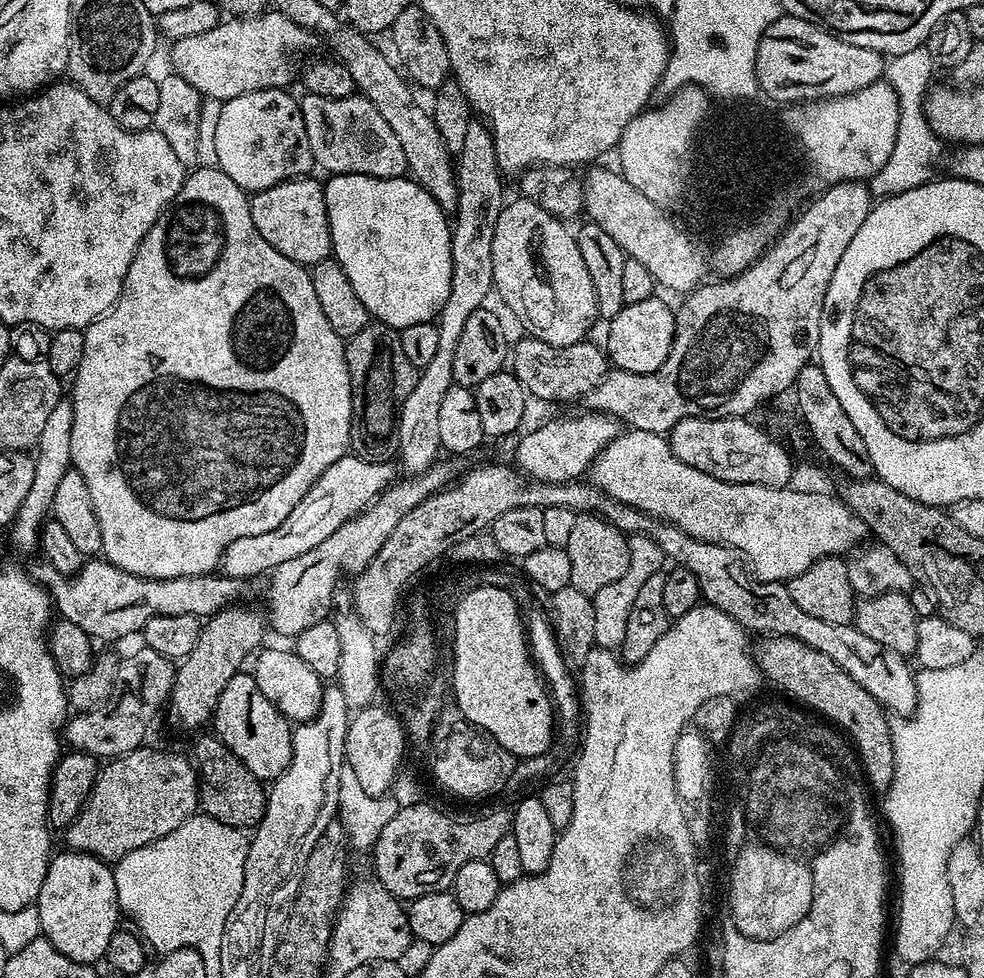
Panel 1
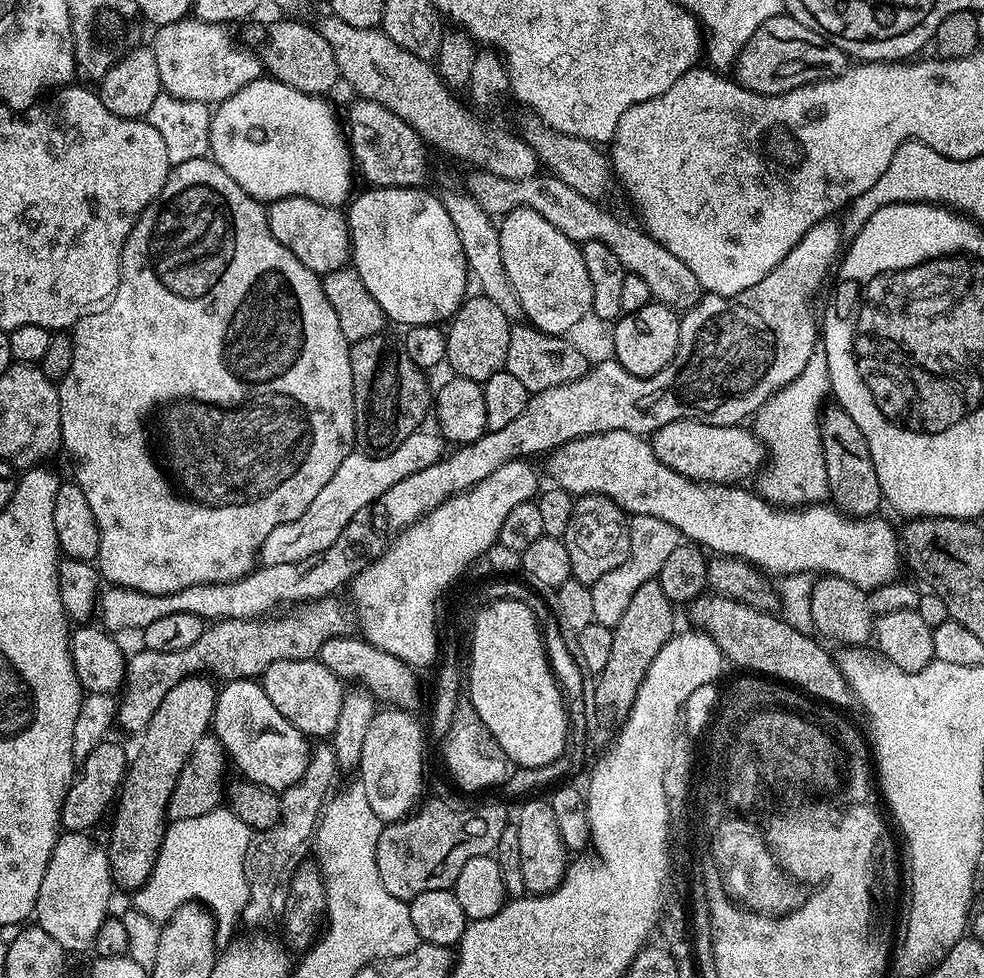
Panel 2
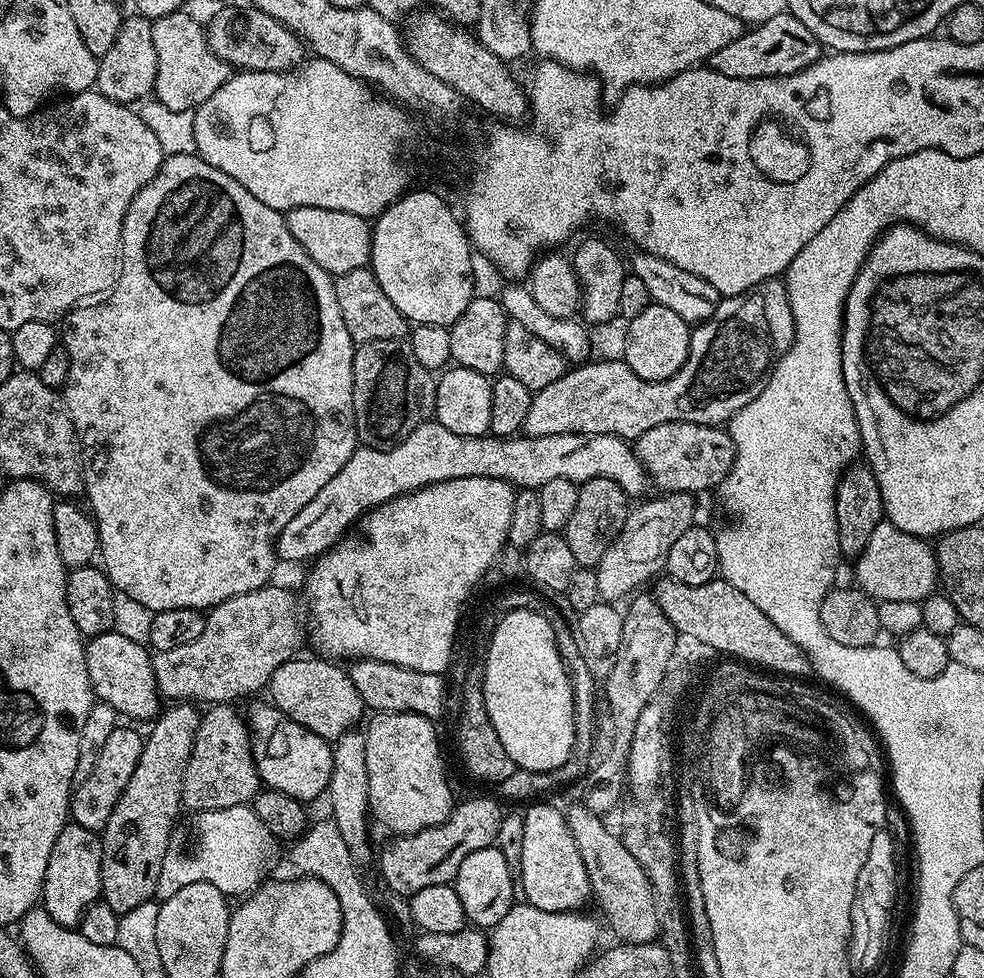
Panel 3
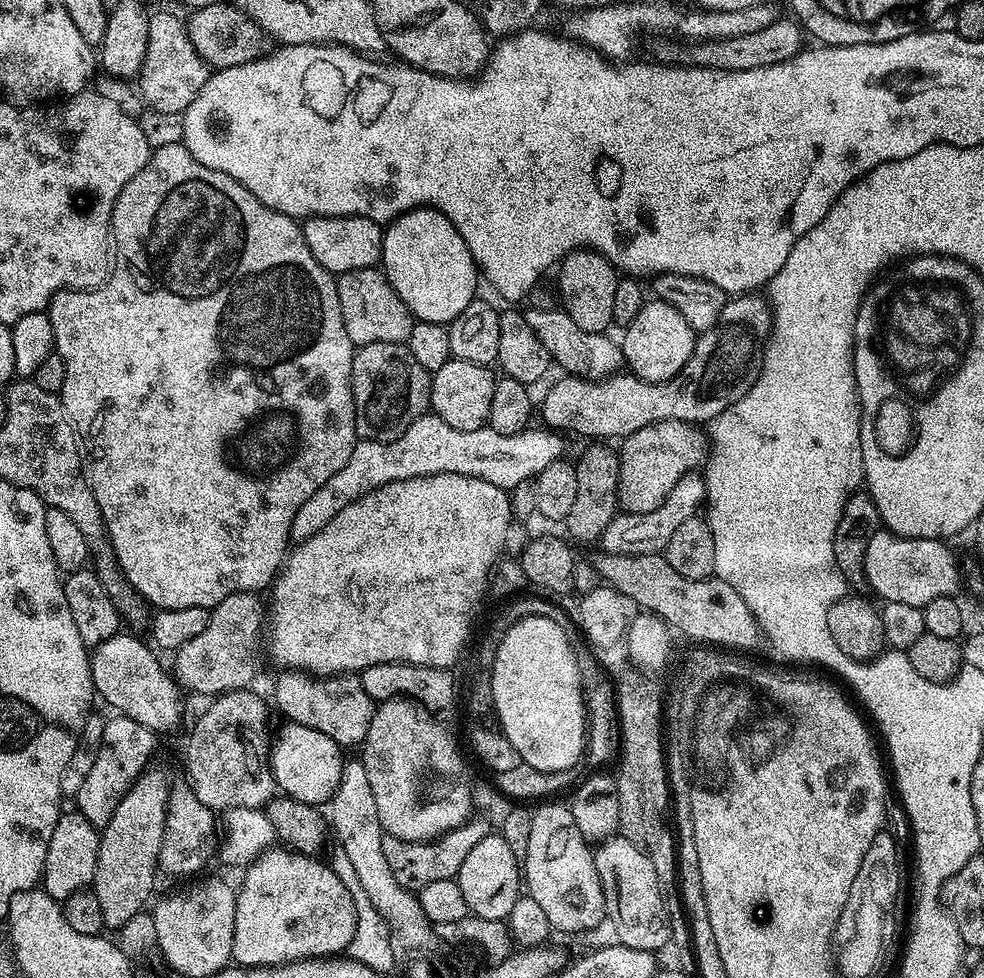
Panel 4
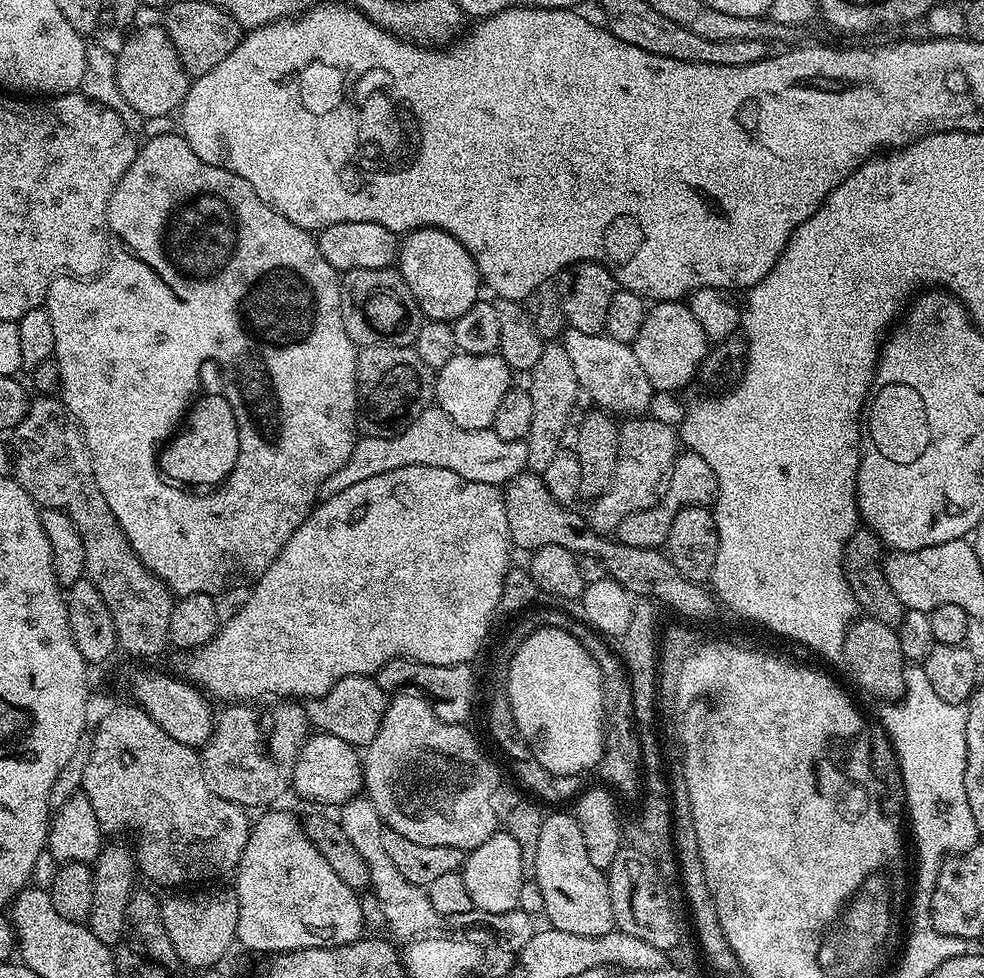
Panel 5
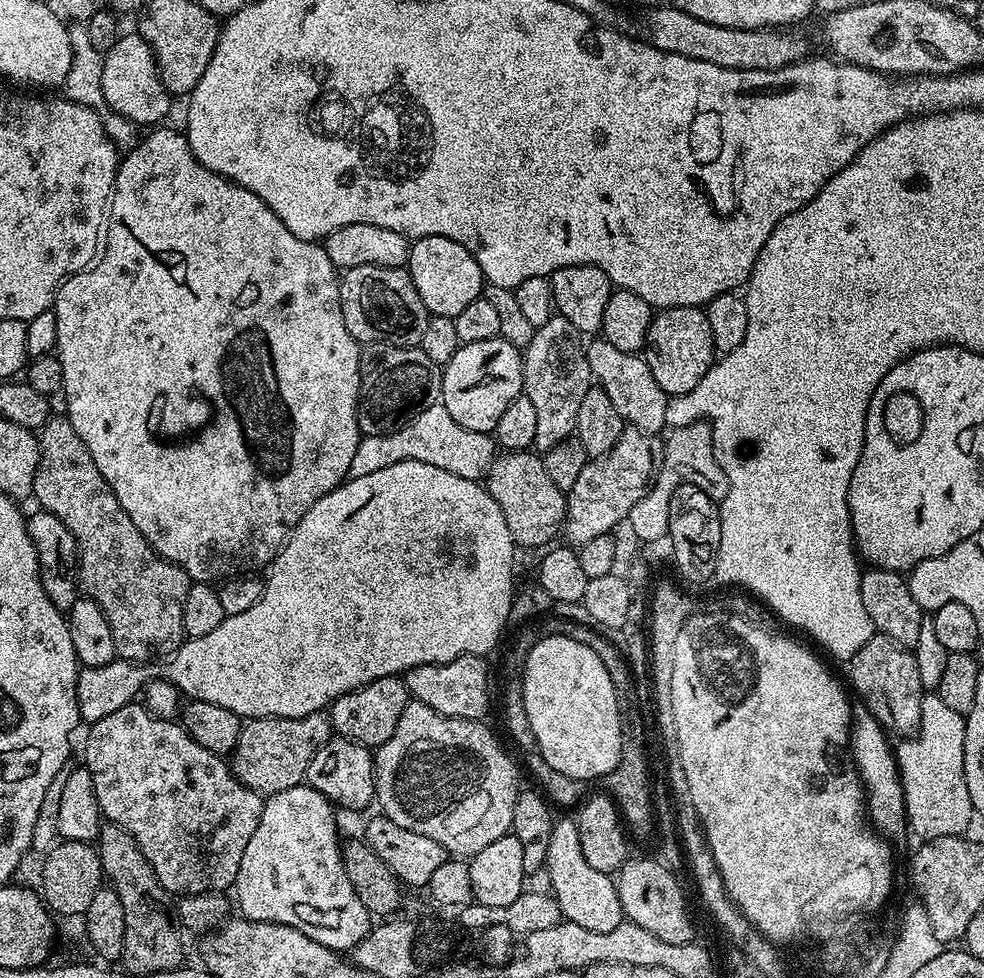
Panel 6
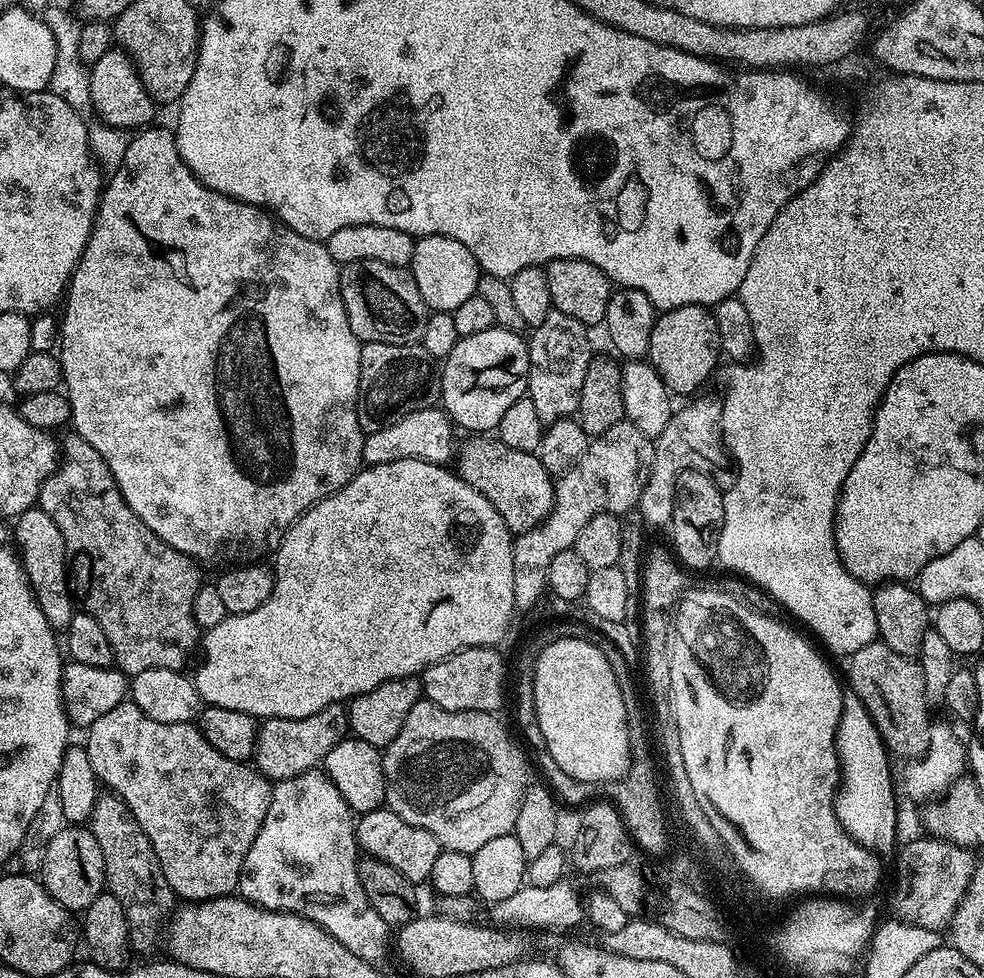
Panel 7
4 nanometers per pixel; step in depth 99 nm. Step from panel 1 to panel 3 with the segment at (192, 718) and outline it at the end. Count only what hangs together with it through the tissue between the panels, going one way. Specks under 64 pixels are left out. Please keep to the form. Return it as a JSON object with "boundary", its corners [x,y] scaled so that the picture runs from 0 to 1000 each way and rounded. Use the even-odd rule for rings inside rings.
{"boundary":[[[175,718],[164,727],[145,754],[144,771],[128,808],[120,816],[104,852],[105,923],[120,935],[135,930],[159,916],[165,881],[176,862],[175,846],[185,831],[185,800],[205,728],[195,718]]]}

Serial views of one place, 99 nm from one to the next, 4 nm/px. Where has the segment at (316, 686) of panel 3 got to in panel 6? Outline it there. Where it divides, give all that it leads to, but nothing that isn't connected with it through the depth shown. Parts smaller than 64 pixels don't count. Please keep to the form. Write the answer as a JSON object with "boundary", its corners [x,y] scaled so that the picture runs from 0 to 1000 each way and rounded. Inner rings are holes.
{"boundary":[[[407,691],[384,693],[372,701],[348,710],[335,721],[337,747],[342,754],[359,757],[375,767],[381,767],[390,762],[396,751],[400,751],[400,745],[404,743],[404,734],[409,734],[409,726],[413,726],[415,719],[415,702]]]}

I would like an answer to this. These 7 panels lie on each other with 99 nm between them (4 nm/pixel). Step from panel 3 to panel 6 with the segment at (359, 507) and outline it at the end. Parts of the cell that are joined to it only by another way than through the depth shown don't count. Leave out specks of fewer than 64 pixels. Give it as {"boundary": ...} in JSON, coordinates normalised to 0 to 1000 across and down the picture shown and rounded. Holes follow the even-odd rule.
{"boundary":[[[444,411],[396,444],[367,445],[354,486],[359,488],[380,485],[380,481],[400,476],[400,472],[424,470],[437,472],[437,476],[445,476],[448,481],[457,481],[457,485],[465,485],[465,489],[488,491],[495,488],[496,478],[505,465],[506,455],[497,443],[474,440],[474,436],[465,436],[465,431],[457,427],[457,419],[453,419],[450,412]]]}

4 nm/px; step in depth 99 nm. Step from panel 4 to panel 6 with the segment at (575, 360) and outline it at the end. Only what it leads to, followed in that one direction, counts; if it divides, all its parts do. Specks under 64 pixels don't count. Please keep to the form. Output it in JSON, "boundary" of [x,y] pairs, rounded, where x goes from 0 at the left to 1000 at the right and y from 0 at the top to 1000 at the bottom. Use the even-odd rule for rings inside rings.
{"boundary":[[[606,346],[602,353],[597,353],[596,361],[602,388],[620,407],[620,415],[632,423],[635,435],[653,442],[671,444],[677,438],[677,415],[681,406],[665,391],[665,382],[661,382],[661,374],[653,363],[645,360],[633,360],[620,354],[613,346]]]}

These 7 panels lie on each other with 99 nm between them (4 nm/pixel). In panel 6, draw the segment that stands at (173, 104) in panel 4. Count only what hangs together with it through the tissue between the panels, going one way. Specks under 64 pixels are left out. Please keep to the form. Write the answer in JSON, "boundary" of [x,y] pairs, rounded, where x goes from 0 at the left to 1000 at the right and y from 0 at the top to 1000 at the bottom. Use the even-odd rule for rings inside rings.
{"boundary":[[[122,35],[119,36],[116,47],[112,47],[112,51],[105,54],[105,62],[103,90],[111,111],[126,118],[139,129],[162,128],[166,124],[163,122],[174,112],[177,102],[165,88],[154,48],[141,35]]]}

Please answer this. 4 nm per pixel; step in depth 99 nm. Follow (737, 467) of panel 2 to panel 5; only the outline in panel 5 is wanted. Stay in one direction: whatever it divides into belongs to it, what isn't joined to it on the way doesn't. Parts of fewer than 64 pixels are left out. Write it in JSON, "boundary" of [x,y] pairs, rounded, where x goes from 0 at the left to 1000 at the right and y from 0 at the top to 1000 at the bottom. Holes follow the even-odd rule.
{"boundary":[[[638,427],[630,434],[628,452],[628,476],[624,476],[624,489],[611,507],[601,512],[602,520],[596,524],[597,535],[605,544],[622,546],[628,537],[648,521],[664,519],[671,512],[675,496],[689,465],[689,442],[675,429]]]}

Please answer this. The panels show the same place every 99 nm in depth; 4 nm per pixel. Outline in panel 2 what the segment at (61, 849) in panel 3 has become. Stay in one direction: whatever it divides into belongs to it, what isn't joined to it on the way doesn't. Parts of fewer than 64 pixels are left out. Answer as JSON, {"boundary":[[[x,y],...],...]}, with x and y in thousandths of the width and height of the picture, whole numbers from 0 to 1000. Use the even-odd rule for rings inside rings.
{"boundary":[[[62,850],[55,869],[51,873],[51,881],[47,885],[47,894],[43,897],[43,906],[39,910],[39,922],[35,934],[36,944],[59,967],[63,967],[66,973],[76,975],[76,973],[85,973],[95,968],[100,959],[100,951],[104,951],[104,943],[110,940],[114,924],[114,908],[116,901],[114,899],[114,883],[110,879],[110,868],[105,862],[93,856],[89,851],[66,851]]]}

